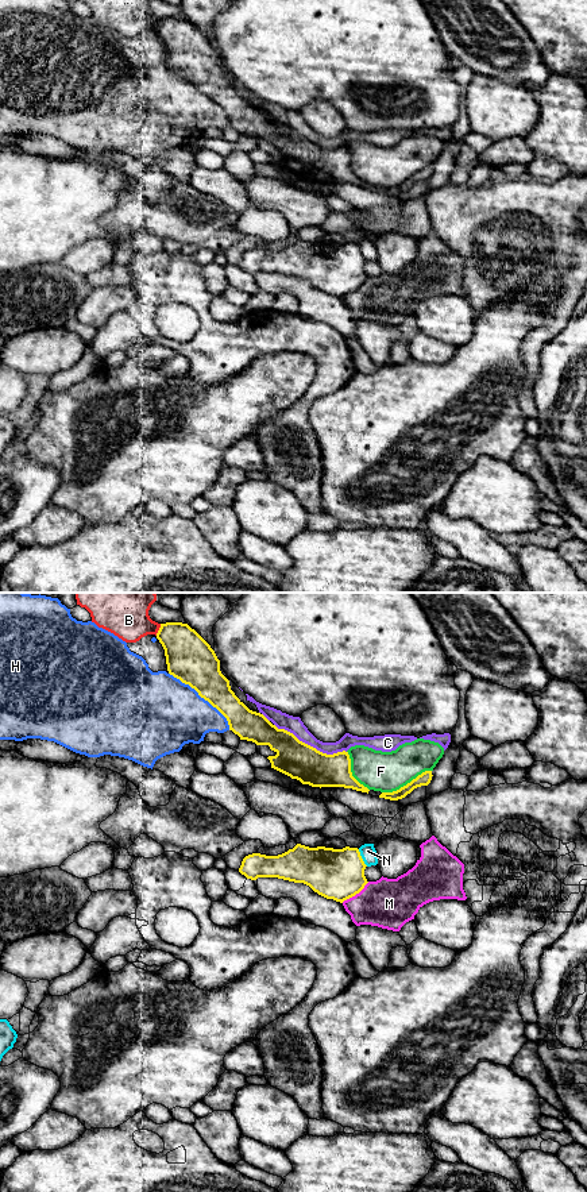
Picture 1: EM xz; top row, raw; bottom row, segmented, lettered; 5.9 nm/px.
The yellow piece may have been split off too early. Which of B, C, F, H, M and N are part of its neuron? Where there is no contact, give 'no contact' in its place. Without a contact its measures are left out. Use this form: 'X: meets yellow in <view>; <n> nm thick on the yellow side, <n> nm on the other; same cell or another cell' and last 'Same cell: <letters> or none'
B: meets yellow in xz; 280 nm thick on the yellow side, 220 nm on the other; another cell
C: meets yellow in xz; 220 nm thick on the yellow side, 100 nm on the other; another cell
F: meets yellow in xz; 80 nm thick on the yellow side, 240 nm on the other; another cell
H: meets yellow in xz; 280 nm thick on the yellow side, 420 nm on the other; another cell
M: meets yellow in xz; 300 nm thick on the yellow side, 300 nm on the other; another cell
N: meets yellow in xz; 300 nm thick on the yellow side, 90 nm on the other; another cell
Same cell: none

